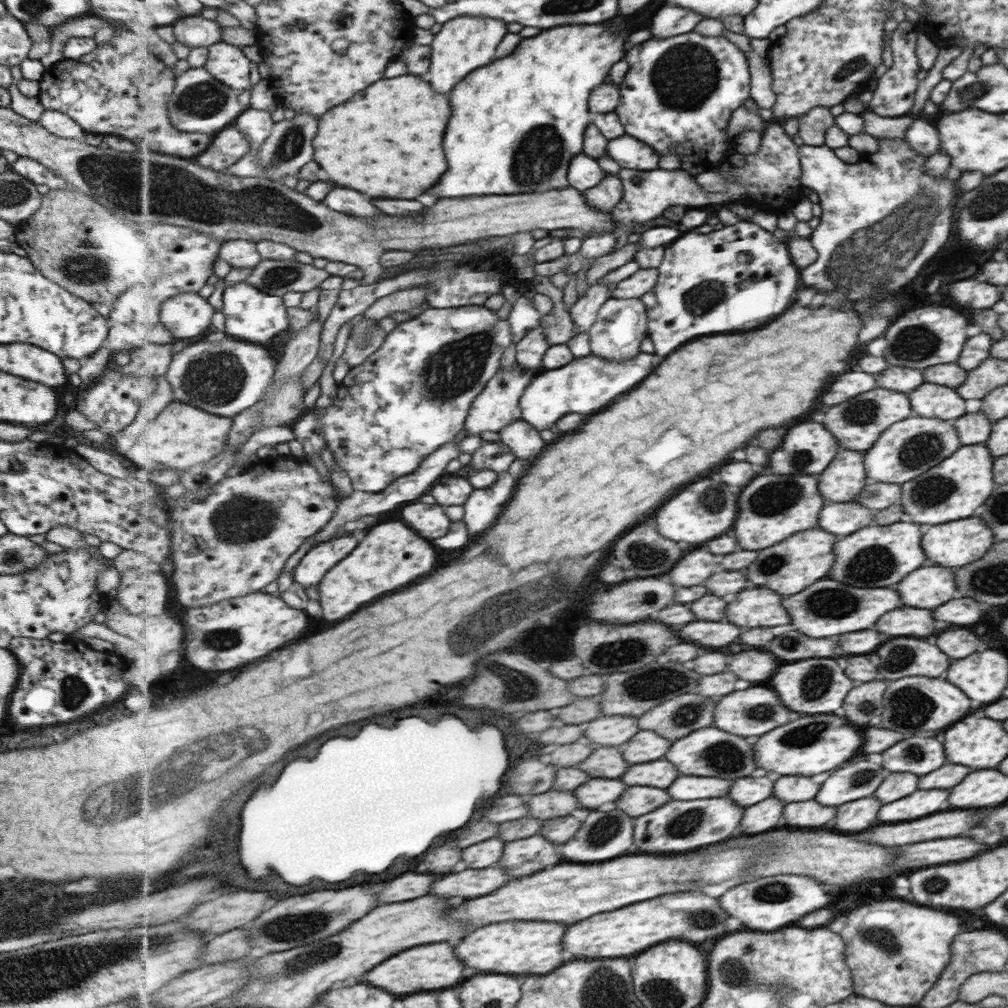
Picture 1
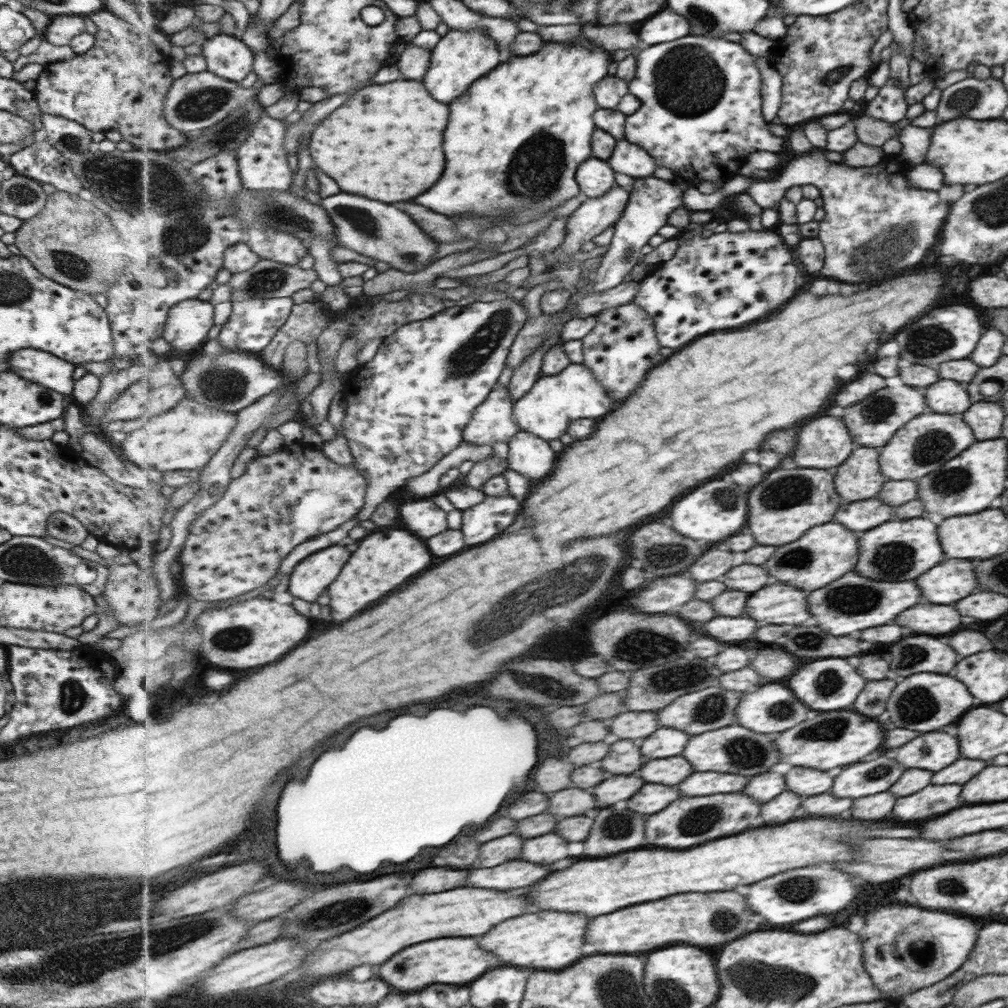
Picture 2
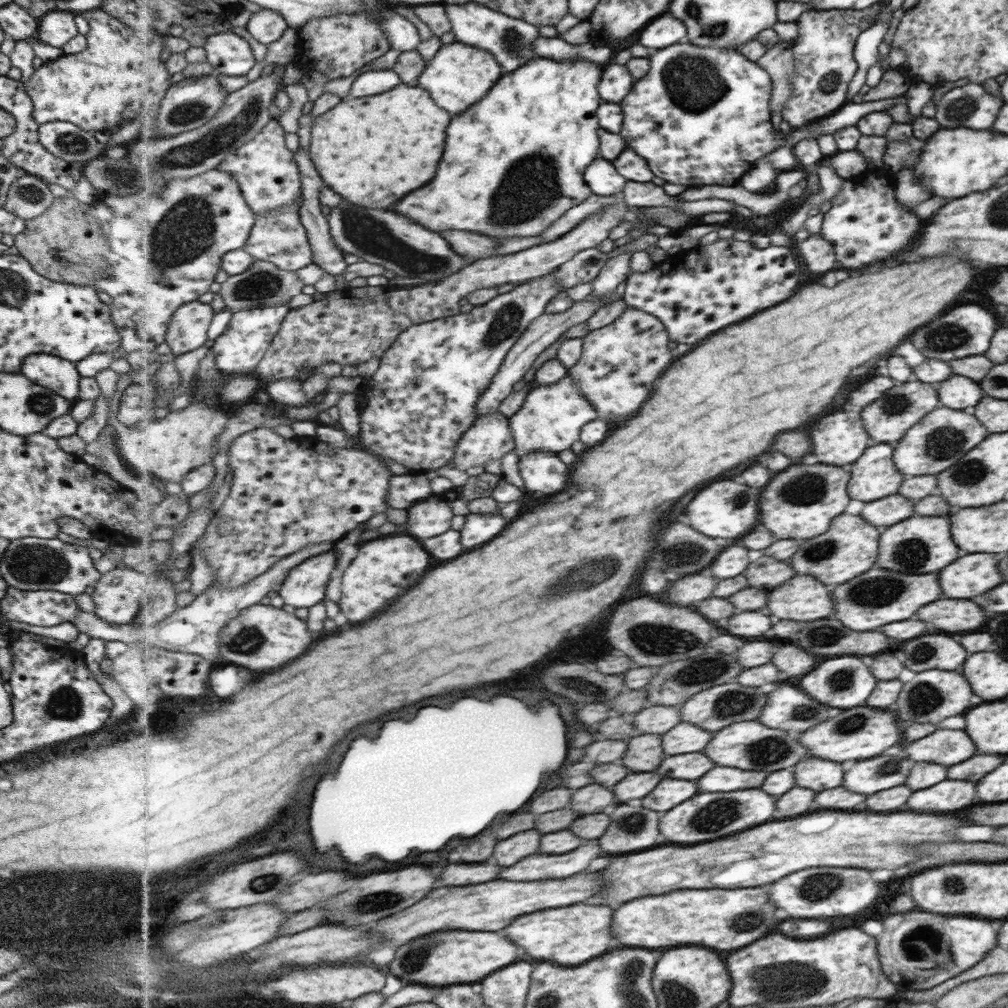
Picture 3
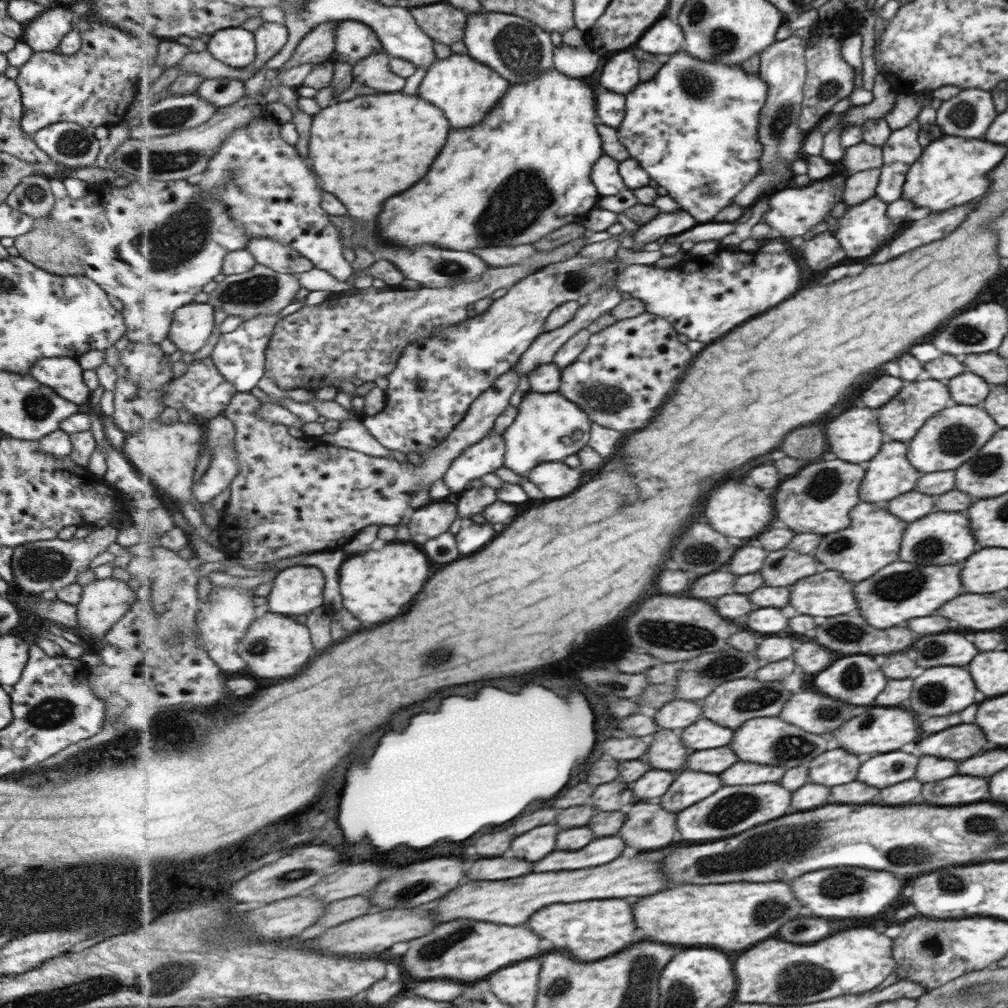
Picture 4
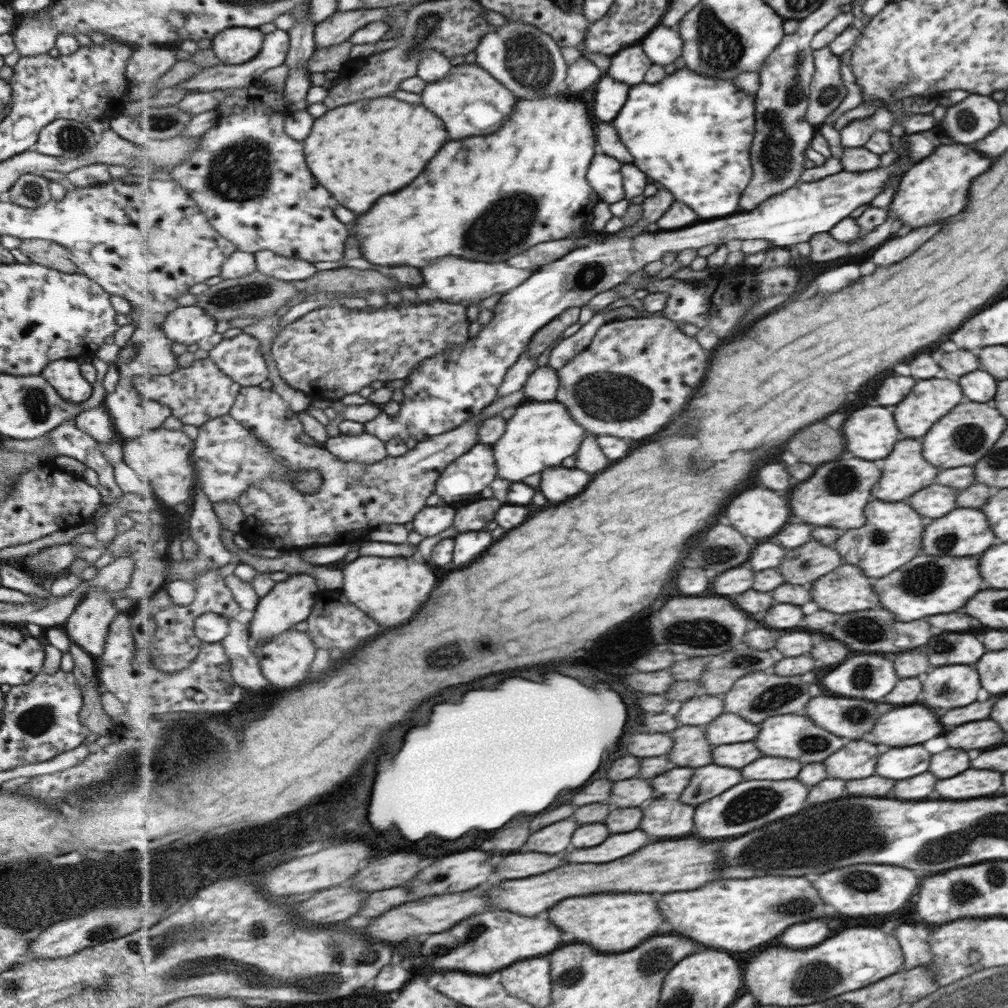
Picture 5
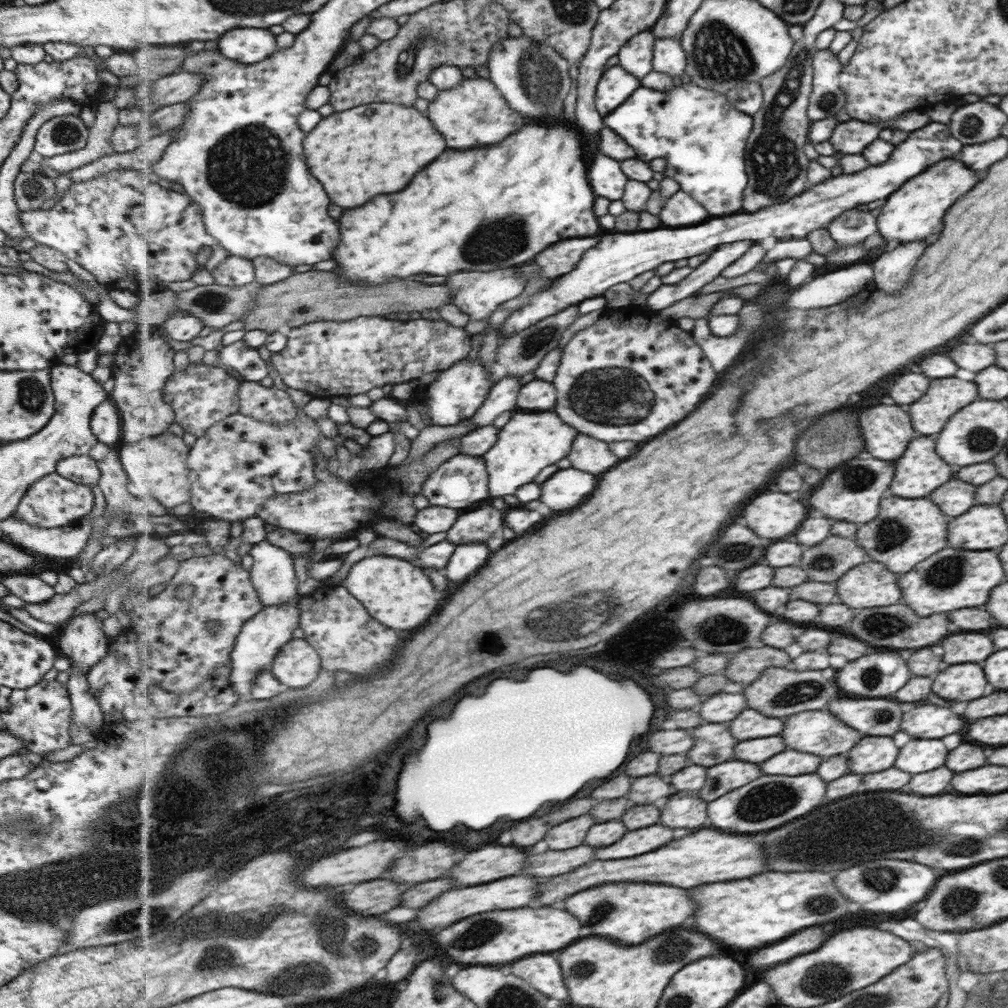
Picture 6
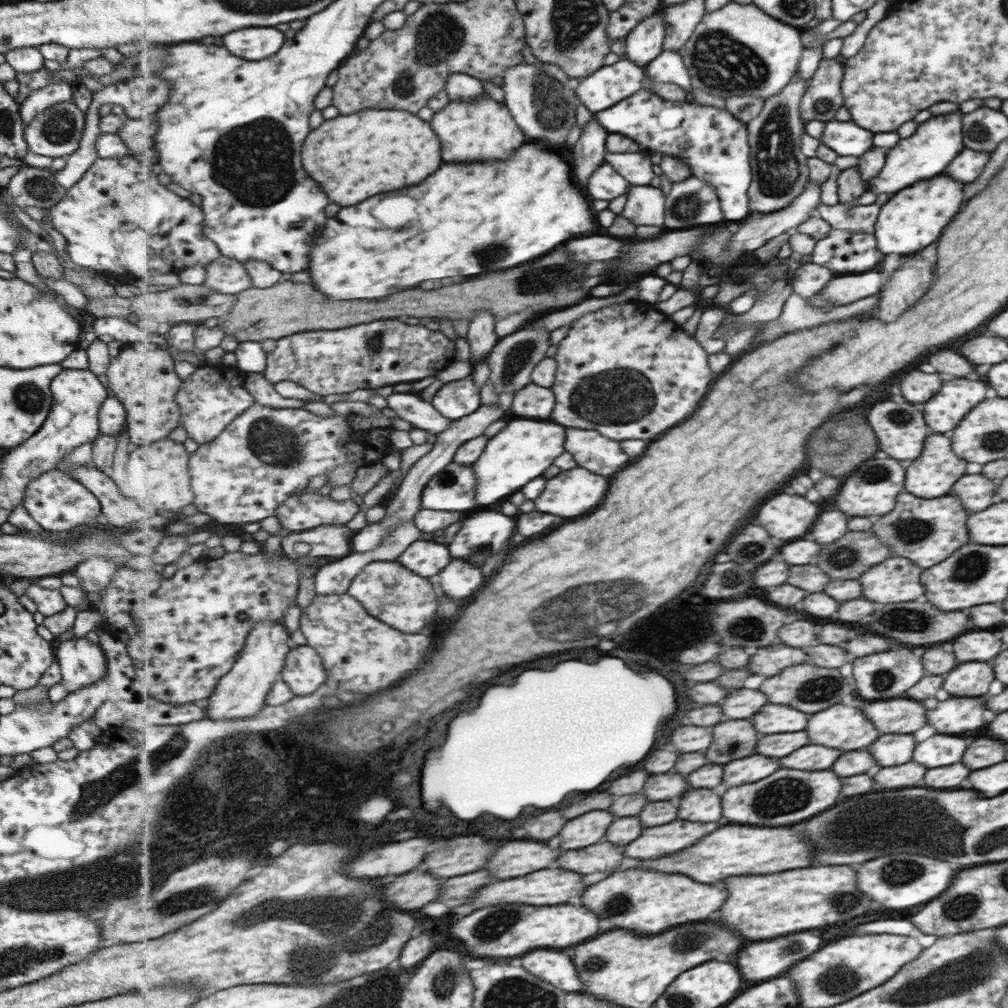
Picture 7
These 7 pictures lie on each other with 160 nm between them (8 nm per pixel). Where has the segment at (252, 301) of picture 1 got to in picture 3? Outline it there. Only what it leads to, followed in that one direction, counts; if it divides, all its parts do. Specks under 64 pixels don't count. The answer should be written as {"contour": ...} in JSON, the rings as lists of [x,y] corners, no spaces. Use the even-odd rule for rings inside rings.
{"contour":[[[289,306],[260,308],[232,313],[225,330],[215,339],[211,350],[215,353],[219,370],[225,375],[256,374],[261,359],[269,350],[273,339],[282,327],[285,317],[290,313]]]}

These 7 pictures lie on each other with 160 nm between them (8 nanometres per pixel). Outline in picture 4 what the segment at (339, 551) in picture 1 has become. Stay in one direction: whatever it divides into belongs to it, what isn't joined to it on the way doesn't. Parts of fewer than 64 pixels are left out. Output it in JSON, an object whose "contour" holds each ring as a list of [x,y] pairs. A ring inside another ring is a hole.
{"contour":[[[303,565],[281,571],[273,580],[271,594],[267,597],[268,611],[284,614],[295,618],[301,614],[309,614],[315,608],[323,605],[323,588],[325,588],[325,576],[314,565]]]}

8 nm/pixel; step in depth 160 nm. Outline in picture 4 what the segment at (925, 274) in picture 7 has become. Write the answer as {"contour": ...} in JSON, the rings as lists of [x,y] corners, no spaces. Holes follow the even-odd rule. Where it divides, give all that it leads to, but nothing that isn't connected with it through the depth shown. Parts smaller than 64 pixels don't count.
{"contour":[[[969,202],[969,206],[957,206],[957,210],[945,210],[945,214],[929,214],[929,218],[921,218],[917,222],[909,222],[905,230],[898,234],[898,237],[889,242],[885,246],[885,250],[881,249],[877,254],[873,254],[873,258],[867,258],[865,264],[881,264],[887,262],[891,258],[901,256],[903,252],[909,252],[917,246],[929,244],[933,240],[939,240],[943,236],[947,236],[949,232],[953,232],[963,218],[975,208],[977,202]]]}

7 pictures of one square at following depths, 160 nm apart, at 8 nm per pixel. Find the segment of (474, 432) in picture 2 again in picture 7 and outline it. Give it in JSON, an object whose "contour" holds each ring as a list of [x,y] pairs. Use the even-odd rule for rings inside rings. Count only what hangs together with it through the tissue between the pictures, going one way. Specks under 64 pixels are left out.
{"contour":[[[451,462],[427,483],[422,508],[469,512],[477,506],[477,480],[473,466]]]}

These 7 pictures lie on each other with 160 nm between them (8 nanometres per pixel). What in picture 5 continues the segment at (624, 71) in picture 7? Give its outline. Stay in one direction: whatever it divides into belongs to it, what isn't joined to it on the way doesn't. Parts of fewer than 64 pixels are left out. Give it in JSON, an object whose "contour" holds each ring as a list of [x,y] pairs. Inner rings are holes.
{"contour":[[[605,74],[596,85],[594,115],[603,123],[615,120],[627,102],[631,87]]]}

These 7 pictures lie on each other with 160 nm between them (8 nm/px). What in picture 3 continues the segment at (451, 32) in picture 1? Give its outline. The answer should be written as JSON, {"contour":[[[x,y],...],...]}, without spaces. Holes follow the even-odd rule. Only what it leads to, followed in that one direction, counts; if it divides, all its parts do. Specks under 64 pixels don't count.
{"contour":[[[455,40],[442,45],[433,60],[425,66],[417,84],[428,90],[429,94],[433,94],[433,98],[437,98],[437,104],[441,108],[449,110],[451,114],[463,114],[469,106],[481,101],[504,73],[504,67],[494,54]]]}

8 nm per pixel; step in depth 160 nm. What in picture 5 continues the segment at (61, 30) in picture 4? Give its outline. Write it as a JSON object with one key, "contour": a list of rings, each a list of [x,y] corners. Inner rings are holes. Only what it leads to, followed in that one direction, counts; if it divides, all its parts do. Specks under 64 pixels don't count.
{"contour":[[[25,21],[15,26],[11,32],[15,51],[20,56],[35,56],[45,54],[54,47],[57,30],[49,23],[38,23],[37,21]]]}

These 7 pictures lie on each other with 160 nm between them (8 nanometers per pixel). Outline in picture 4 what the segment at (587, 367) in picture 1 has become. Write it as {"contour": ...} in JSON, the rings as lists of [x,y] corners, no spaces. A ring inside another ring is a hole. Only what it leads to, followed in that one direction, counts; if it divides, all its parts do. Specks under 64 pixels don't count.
{"contour":[[[528,391],[518,406],[515,422],[503,434],[507,449],[504,465],[517,474],[527,474],[541,462],[555,462],[577,454],[589,444],[591,420],[588,411],[565,398],[560,391],[549,394]]]}

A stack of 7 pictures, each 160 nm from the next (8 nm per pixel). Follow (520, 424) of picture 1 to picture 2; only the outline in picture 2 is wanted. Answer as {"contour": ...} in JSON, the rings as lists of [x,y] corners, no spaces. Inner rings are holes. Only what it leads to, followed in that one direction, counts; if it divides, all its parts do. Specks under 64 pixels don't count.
{"contour":[[[520,430],[509,447],[507,461],[511,470],[521,472],[535,482],[543,482],[551,476],[551,468],[557,464],[557,452],[547,440]]]}

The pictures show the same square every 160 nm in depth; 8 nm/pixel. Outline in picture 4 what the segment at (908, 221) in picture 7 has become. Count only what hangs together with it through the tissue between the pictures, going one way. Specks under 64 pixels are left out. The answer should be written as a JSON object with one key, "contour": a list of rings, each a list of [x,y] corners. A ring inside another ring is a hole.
{"contour":[[[943,136],[936,141],[931,141],[922,148],[919,158],[909,166],[905,182],[902,186],[901,197],[910,200],[914,207],[929,208],[931,212],[947,210],[959,204],[965,204],[977,196],[981,196],[987,186],[987,172],[1003,160],[1007,148],[1001,144],[973,140],[973,138],[955,138]]]}

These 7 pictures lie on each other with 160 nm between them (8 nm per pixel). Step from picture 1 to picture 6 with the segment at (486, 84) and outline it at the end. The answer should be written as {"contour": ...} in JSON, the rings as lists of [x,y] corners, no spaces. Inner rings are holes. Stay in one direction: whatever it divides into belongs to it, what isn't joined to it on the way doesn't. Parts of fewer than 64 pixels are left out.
{"contour":[[[539,121],[526,122],[515,134],[509,138],[509,142],[501,142],[501,146],[485,145],[485,148],[477,150],[447,150],[433,166],[427,166],[417,174],[417,178],[409,184],[409,188],[397,192],[397,194],[385,194],[373,198],[373,202],[345,212],[345,216],[339,220],[341,222],[341,246],[337,248],[335,260],[343,268],[341,272],[351,280],[351,282],[365,282],[365,284],[381,284],[387,282],[389,278],[401,276],[409,278],[415,274],[435,274],[435,276],[449,276],[459,270],[499,270],[499,268],[511,268],[515,264],[523,264],[543,252],[548,246],[555,245],[556,242],[570,238],[592,237],[603,232],[601,224],[597,222],[595,216],[595,193],[592,183],[587,180],[587,162],[585,162],[585,144],[581,134],[577,132],[577,127],[569,126],[567,122],[555,125],[544,125]]]}

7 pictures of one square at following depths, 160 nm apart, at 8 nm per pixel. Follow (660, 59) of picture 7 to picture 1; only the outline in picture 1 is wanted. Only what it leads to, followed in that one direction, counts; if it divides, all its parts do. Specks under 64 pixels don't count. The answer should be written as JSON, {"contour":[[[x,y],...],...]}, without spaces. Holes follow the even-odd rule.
{"contour":[[[665,6],[653,20],[655,38],[669,38],[696,31],[699,23],[705,19],[703,14],[677,6]]]}

